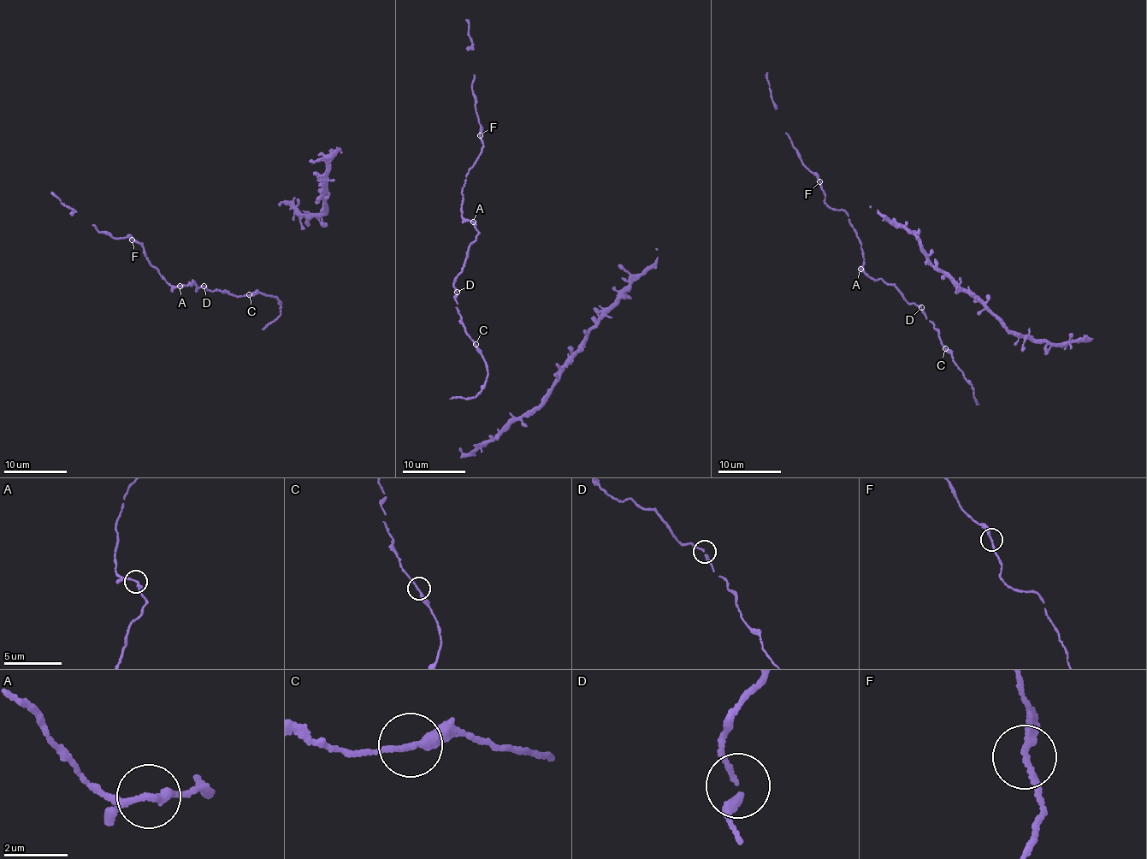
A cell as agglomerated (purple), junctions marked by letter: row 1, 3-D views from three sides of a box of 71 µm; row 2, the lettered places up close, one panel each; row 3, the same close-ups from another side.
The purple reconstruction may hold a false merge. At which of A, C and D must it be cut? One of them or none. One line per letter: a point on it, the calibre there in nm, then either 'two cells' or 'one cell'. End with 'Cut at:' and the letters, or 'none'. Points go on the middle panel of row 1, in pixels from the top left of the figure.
A: place (473, 222); calibre 180 nm; one cell
C: place (475, 344); calibre 200 nm; one cell
D: place (457, 292); calibre 200 nm; one cell
Cut at: none

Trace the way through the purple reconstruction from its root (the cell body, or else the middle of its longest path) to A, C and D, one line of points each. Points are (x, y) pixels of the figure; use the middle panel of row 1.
A: (464, 328), (457, 306), (453, 284), (468, 257), (469, 246), (475, 239), (477, 229), (472, 222)
C: (464, 328), (475, 344)
D: (464, 328), (457, 306), (456, 292)

